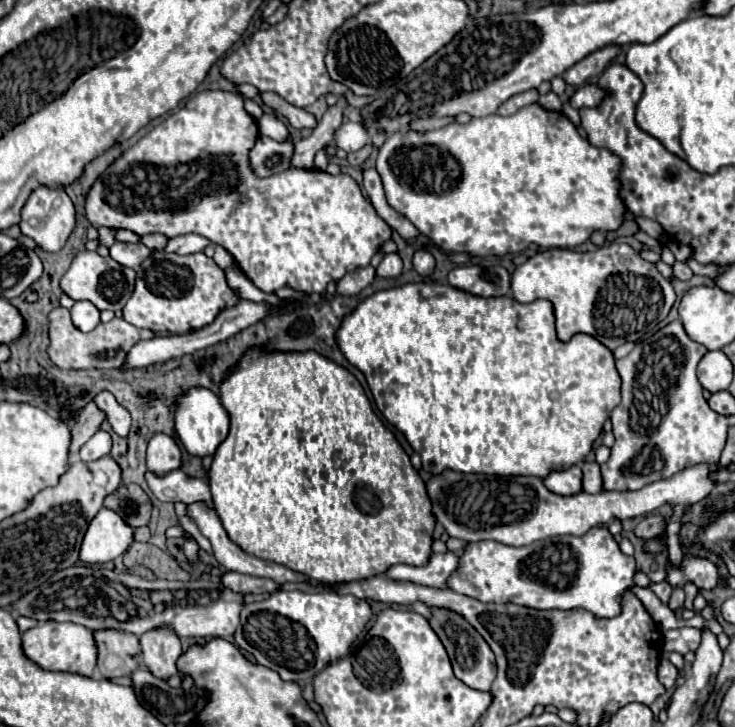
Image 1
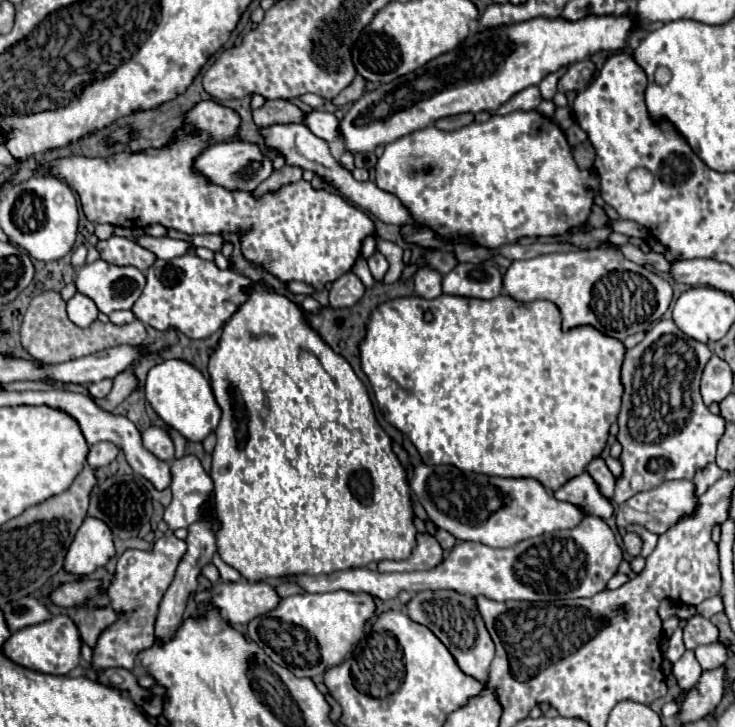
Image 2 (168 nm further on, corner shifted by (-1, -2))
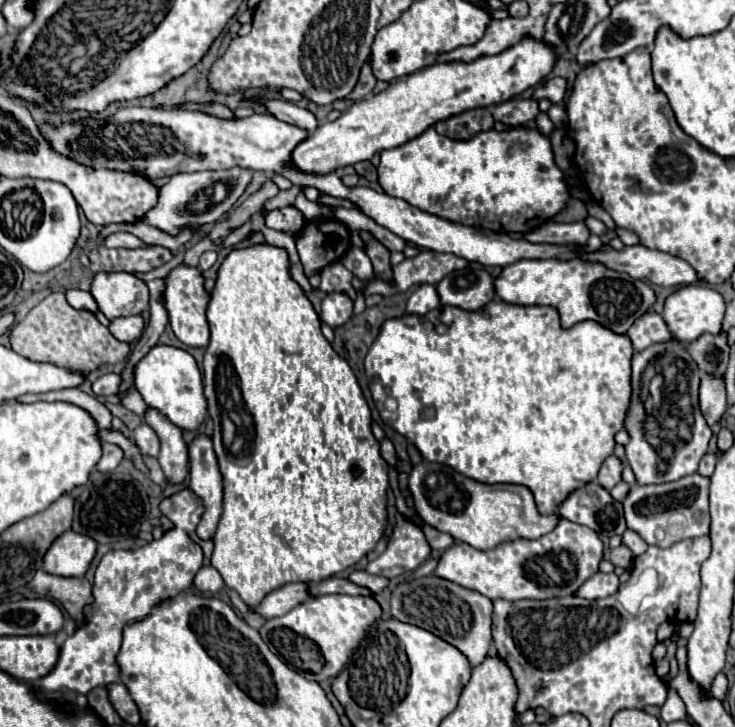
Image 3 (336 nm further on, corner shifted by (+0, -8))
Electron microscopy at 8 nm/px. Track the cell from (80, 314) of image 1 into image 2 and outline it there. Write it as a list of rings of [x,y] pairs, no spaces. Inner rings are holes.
[[[76,293],[68,301],[68,319],[78,327],[90,327],[98,317],[98,309],[94,301],[82,293]]]

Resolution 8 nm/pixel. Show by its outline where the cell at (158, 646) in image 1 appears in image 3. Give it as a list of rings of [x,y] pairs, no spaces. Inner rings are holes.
[[[197,435],[189,443],[189,459],[191,459],[189,487],[203,499],[205,505],[205,515],[197,527],[197,535],[201,539],[211,539],[221,517],[223,501],[223,475],[217,465],[213,441],[207,435]]]

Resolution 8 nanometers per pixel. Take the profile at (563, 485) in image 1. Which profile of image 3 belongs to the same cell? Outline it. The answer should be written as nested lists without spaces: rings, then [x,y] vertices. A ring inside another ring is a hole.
[[[587,483],[573,491],[559,507],[559,515],[585,525],[601,537],[623,535],[627,525],[623,517],[623,505],[611,497],[599,483]]]

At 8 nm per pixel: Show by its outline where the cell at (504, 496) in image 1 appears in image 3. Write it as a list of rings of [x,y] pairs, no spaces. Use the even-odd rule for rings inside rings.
[[[421,461],[419,465],[415,465],[409,475],[409,489],[415,499],[415,509],[425,523],[481,551],[521,537],[539,539],[541,535],[549,533],[559,521],[557,515],[541,515],[537,511],[533,495],[527,487],[485,485],[457,473],[443,463]]]

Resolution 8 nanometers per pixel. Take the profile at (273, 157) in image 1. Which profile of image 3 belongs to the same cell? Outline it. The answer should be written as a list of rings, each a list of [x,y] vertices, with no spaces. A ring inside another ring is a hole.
[[[227,169],[227,171],[199,171],[199,173],[179,173],[173,175],[165,185],[159,187],[159,197],[155,203],[155,209],[149,209],[143,215],[143,223],[161,229],[167,235],[179,235],[181,231],[197,225],[215,223],[221,215],[225,215],[233,203],[241,197],[245,187],[251,181],[251,173],[247,169]],[[217,185],[223,187],[225,197],[219,199],[215,195]]]

